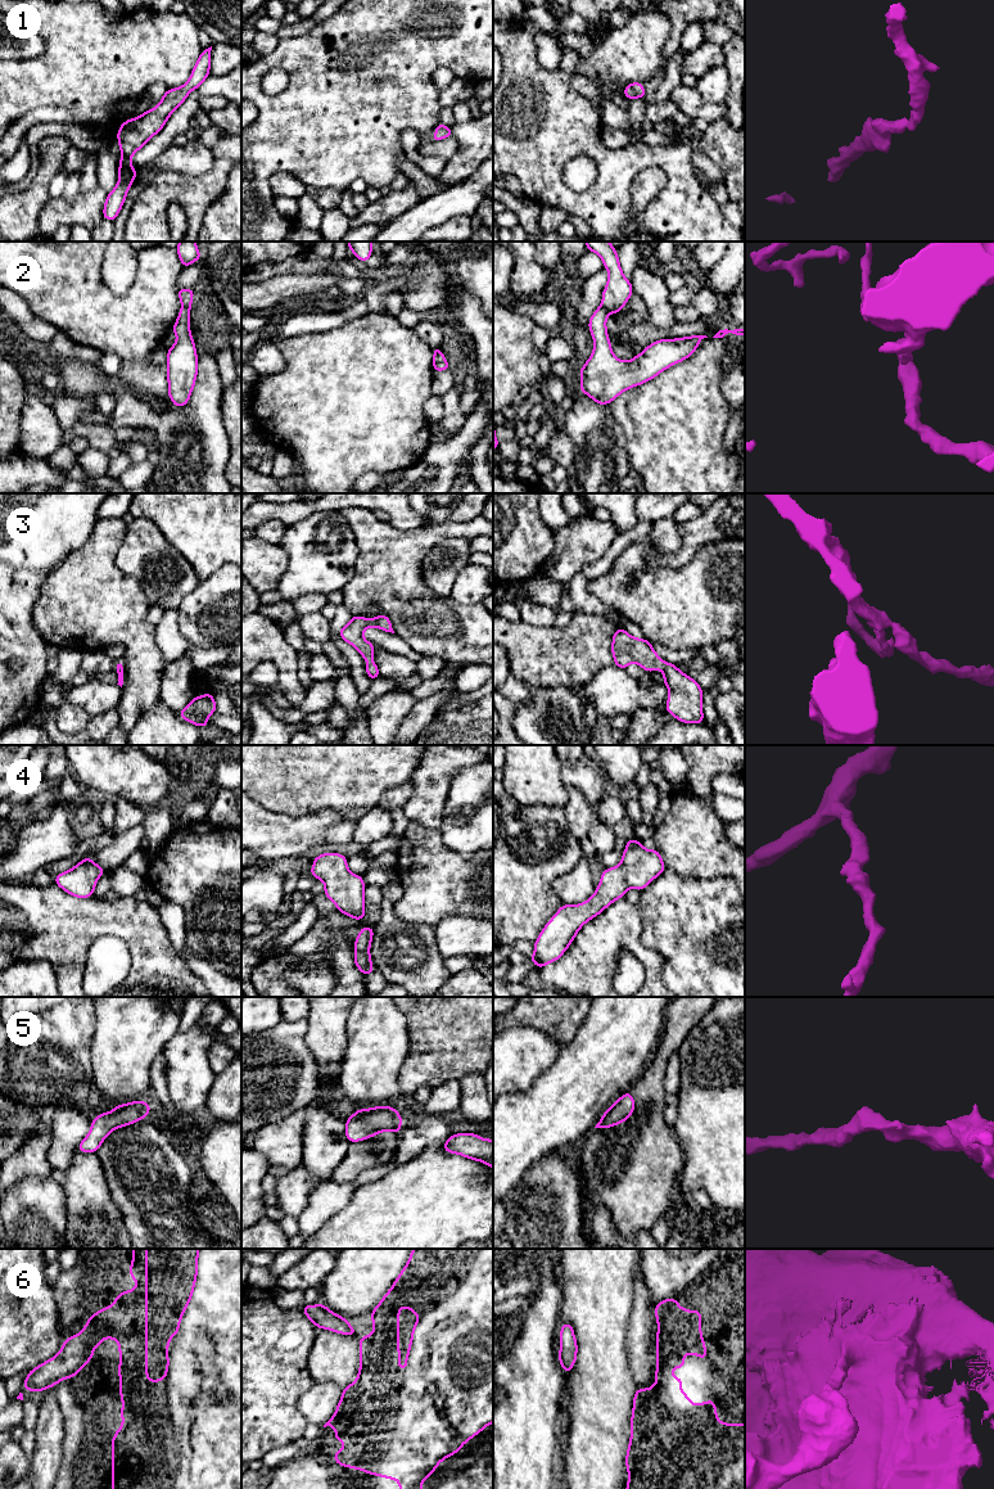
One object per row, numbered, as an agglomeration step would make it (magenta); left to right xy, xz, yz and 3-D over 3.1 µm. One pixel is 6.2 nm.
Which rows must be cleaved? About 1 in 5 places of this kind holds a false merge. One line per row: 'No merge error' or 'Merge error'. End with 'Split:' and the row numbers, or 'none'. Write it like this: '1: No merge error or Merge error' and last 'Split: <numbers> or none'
1: No merge error
2: Merge error
3: No merge error
4: No merge error
5: No merge error
6: Merge error
Split: 2, 6

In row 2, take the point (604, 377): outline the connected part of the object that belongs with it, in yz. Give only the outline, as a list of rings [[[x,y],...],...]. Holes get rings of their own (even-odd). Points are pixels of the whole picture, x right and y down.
[[[600,306],[588,321],[589,331],[593,338],[593,351],[588,361],[579,371],[580,392],[589,396],[598,405],[609,405],[624,391],[643,384],[665,369],[688,358],[700,344],[700,340],[708,338],[706,335],[692,335],[677,339],[659,339],[647,346],[643,352],[629,361],[622,361],[613,353],[611,344],[606,330],[606,319],[609,312]]]

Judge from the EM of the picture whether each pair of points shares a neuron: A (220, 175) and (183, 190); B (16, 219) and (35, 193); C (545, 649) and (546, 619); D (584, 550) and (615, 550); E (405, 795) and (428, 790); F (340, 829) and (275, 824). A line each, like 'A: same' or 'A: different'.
A: same
B: same
C: different
D: different
E: different
F: same

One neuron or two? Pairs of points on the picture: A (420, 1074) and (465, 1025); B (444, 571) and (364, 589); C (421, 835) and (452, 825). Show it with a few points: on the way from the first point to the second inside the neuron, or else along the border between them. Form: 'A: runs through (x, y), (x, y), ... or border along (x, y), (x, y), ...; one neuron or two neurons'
A: runs through (429, 1063), (453, 1037); one neuron
B: border along (433, 547), (423, 560), (423, 581), (444, 596); two neurons
C: border along (439, 829), (442, 840), (450, 848), (459, 852); two neurons

